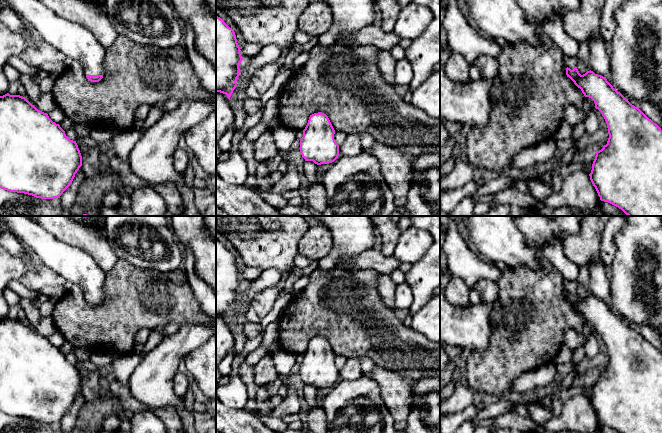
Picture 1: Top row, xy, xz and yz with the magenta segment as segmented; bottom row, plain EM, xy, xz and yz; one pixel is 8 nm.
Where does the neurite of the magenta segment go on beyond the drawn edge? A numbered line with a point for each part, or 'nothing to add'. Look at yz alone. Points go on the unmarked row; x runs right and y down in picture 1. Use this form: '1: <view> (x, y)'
1: yz (571, 286)

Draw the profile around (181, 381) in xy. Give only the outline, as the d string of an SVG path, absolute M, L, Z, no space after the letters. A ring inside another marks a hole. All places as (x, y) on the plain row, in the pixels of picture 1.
M177 372L173 378L174 392L180 397L184 397L189 390L190 377L187 373Z

